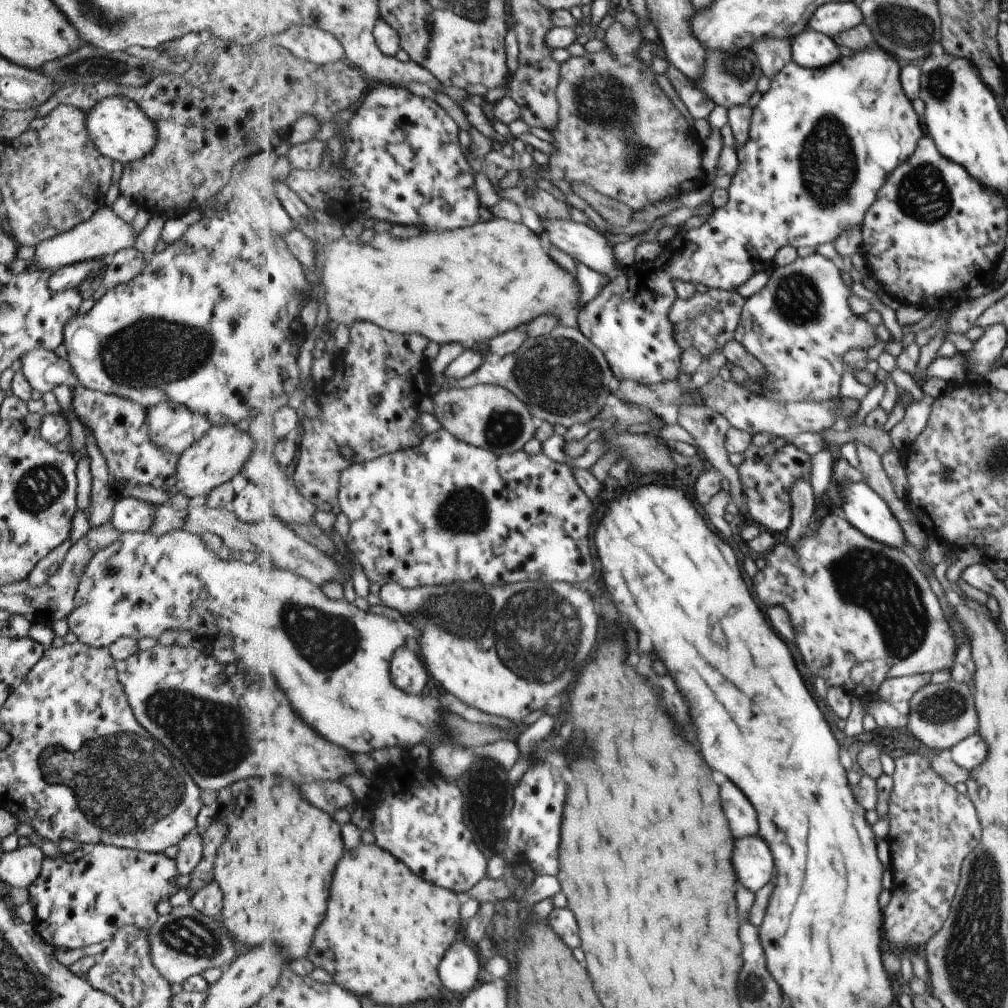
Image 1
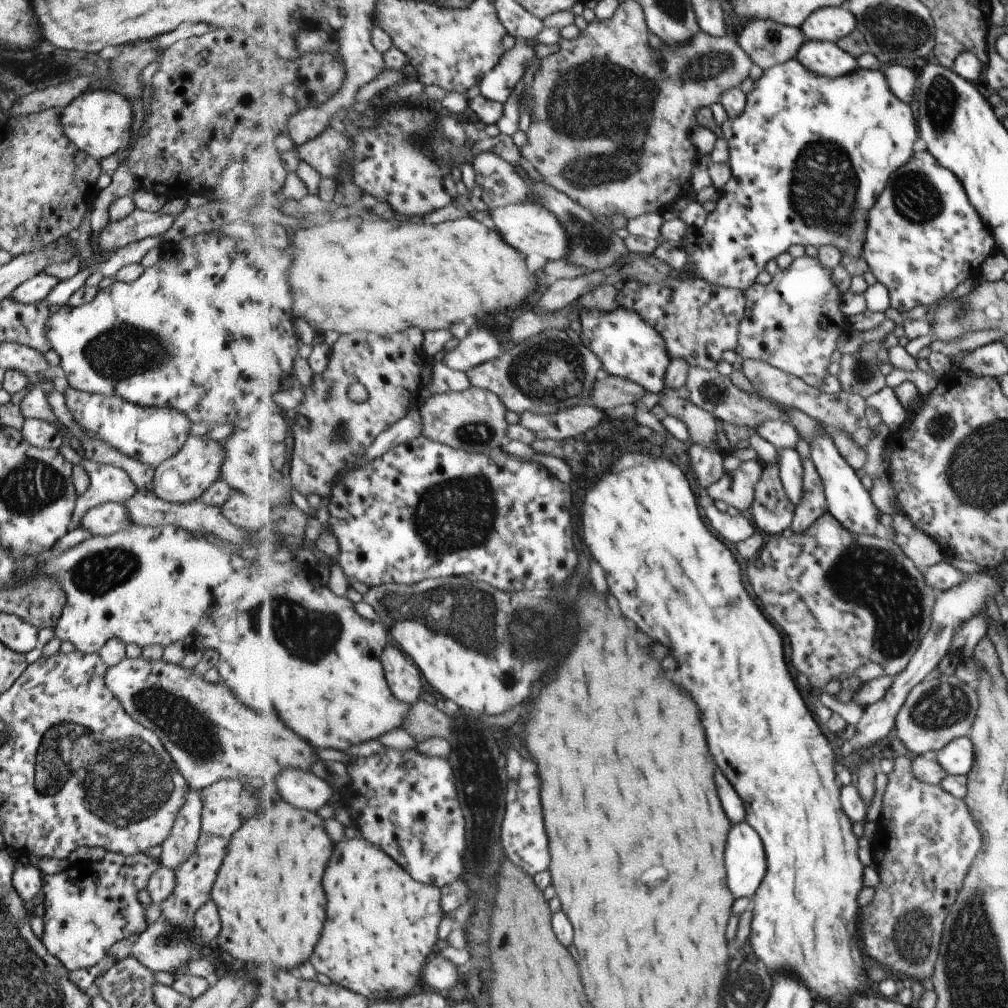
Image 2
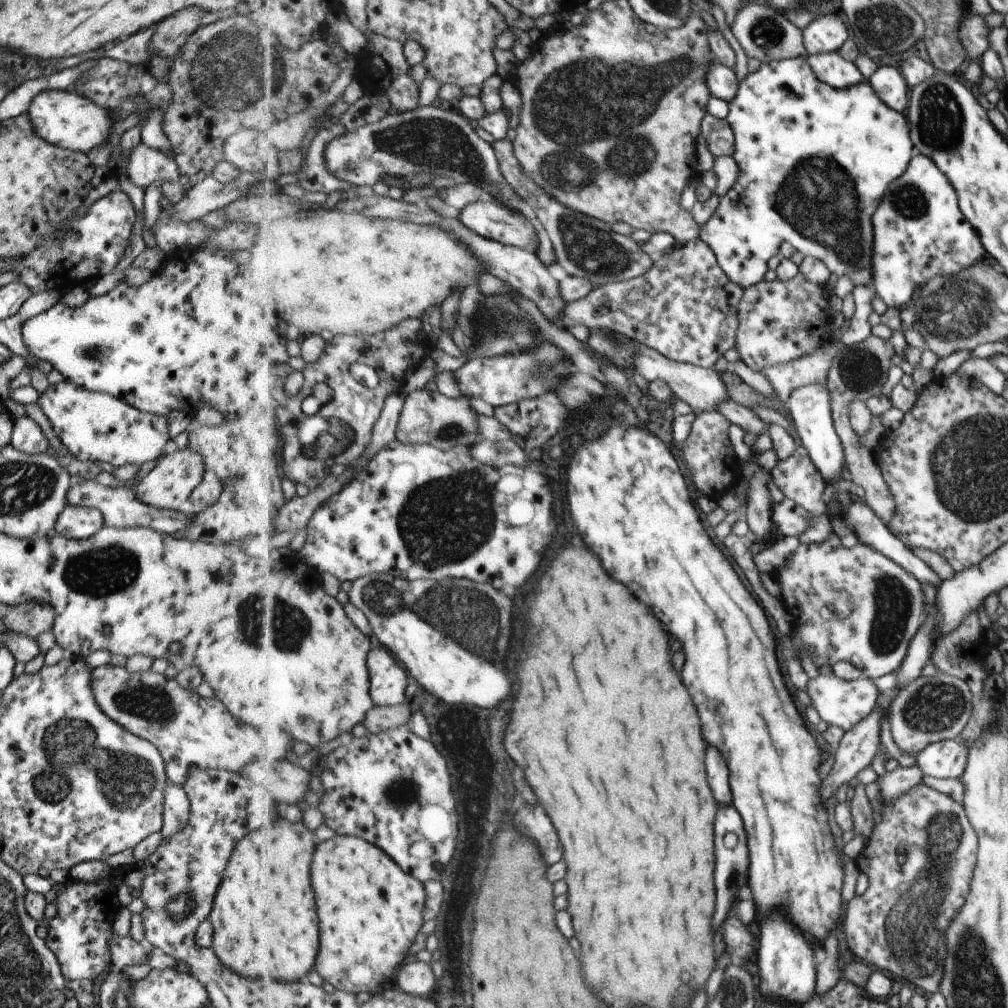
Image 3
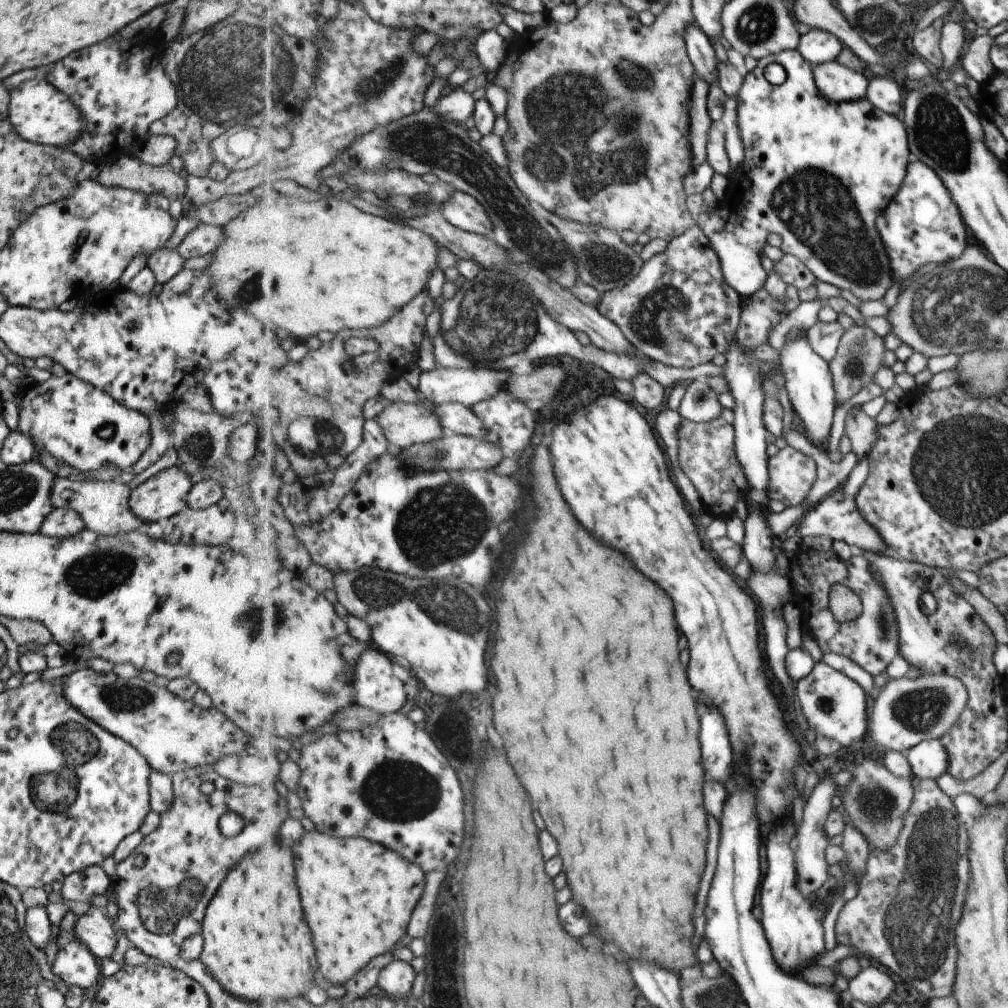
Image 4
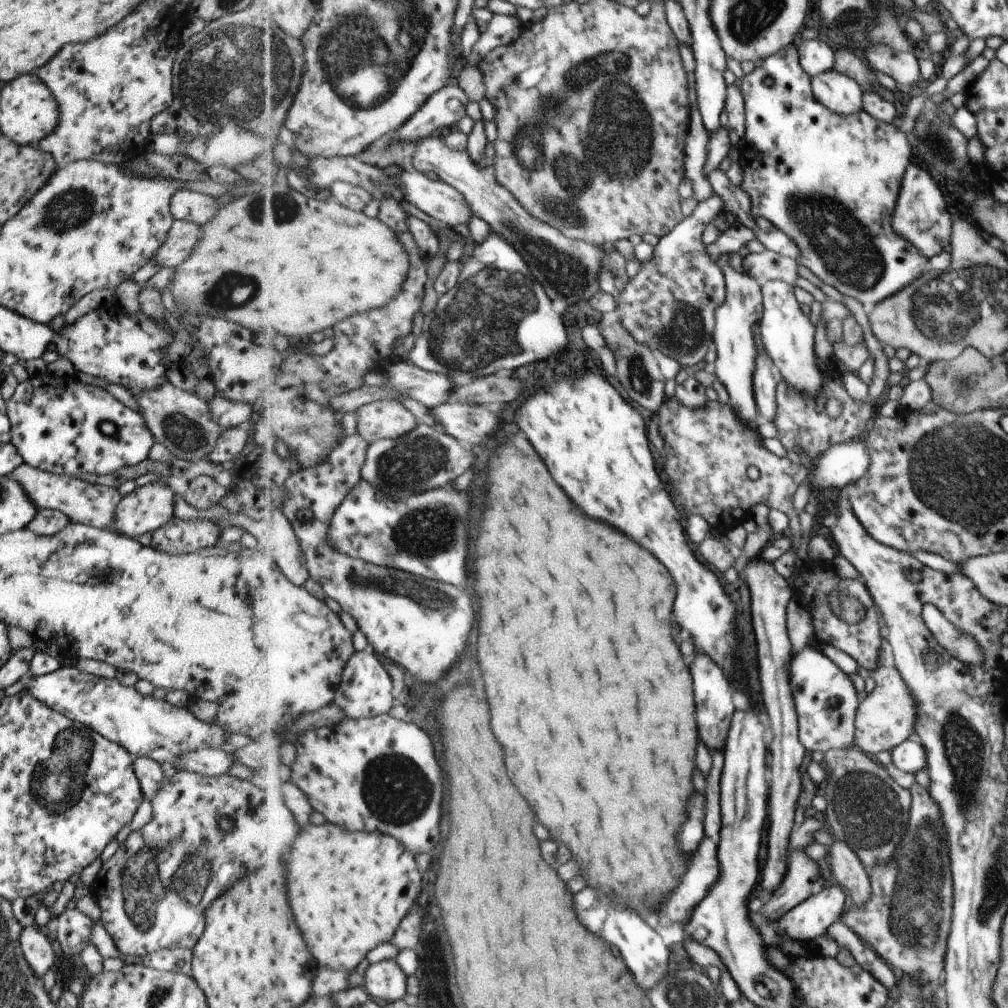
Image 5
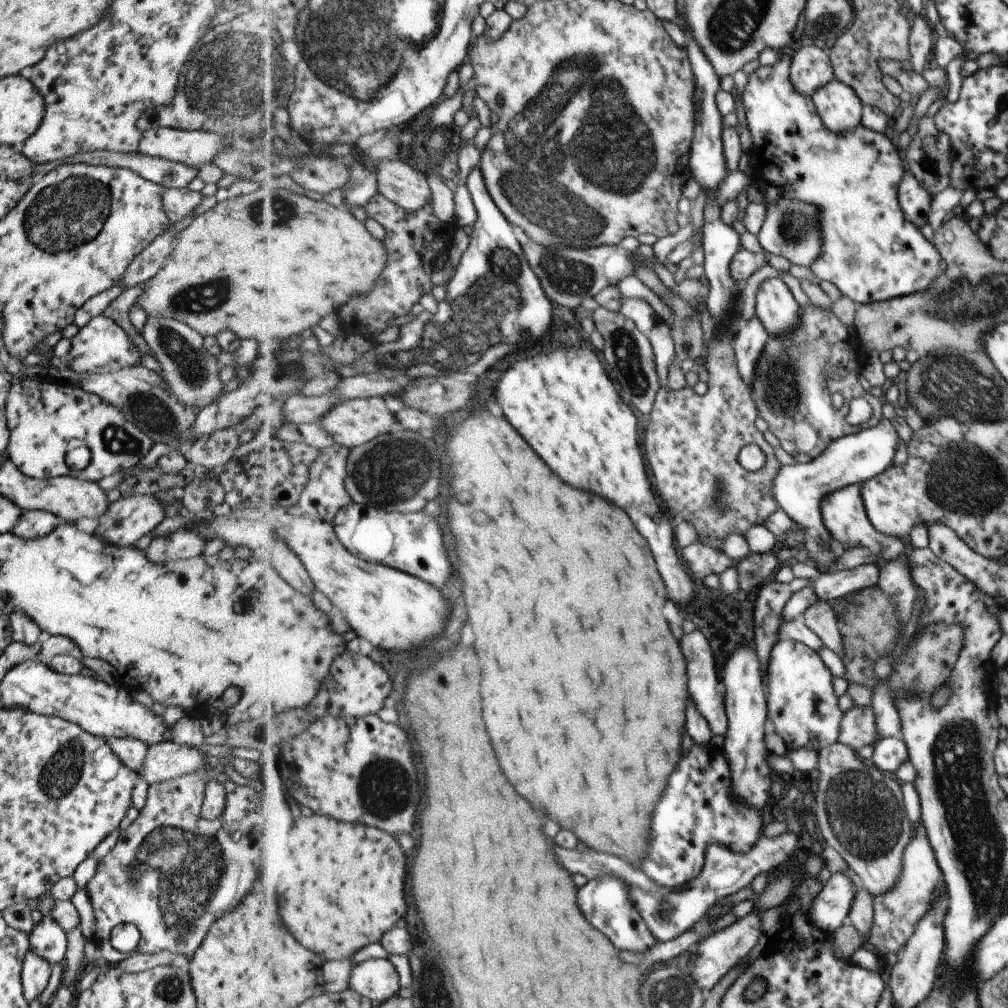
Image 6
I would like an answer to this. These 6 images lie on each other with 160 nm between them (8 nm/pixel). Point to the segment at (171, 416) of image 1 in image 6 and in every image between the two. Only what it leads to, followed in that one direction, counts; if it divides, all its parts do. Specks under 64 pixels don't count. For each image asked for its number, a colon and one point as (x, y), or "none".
2: (149, 435)
3: (96, 427)
4: (85, 428)
5: (63, 426)
6: (41, 416)

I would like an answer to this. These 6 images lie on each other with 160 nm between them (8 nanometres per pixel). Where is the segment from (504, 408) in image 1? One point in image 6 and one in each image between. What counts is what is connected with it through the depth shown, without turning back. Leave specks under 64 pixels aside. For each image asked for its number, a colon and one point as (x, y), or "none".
2: (475, 420)
3: (429, 418)
4: (406, 424)
5: (382, 419)
6: (352, 422)

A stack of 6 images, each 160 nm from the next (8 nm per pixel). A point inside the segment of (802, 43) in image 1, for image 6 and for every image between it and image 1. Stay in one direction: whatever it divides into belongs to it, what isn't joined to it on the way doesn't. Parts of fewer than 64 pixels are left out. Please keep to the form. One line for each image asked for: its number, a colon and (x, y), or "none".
2: (827, 59)
3: (831, 68)
4: (840, 83)
5: (841, 93)
6: (841, 108)

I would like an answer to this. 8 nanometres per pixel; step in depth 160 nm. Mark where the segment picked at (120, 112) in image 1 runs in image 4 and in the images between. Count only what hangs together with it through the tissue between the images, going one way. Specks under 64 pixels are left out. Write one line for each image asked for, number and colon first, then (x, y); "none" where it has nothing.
2: (98, 123)
3: (63, 118)
4: (41, 114)

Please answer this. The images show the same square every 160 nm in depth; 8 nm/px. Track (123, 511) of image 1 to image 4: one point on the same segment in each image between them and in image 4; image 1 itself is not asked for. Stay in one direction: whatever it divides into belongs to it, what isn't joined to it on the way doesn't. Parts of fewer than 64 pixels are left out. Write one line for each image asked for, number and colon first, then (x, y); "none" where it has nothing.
2: (104, 519)
3: (73, 522)
4: (61, 523)

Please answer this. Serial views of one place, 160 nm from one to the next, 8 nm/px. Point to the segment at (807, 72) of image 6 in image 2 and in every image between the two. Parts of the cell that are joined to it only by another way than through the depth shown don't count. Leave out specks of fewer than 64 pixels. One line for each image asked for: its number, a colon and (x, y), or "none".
2: (831, 24)
3: (827, 34)
4: (818, 46)
5: (817, 56)

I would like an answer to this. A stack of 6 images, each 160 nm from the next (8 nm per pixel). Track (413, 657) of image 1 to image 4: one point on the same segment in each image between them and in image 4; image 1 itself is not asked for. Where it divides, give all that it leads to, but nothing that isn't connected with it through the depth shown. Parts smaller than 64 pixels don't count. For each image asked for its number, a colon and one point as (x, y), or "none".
2: (402, 675)
3: (389, 681)
4: (378, 688)

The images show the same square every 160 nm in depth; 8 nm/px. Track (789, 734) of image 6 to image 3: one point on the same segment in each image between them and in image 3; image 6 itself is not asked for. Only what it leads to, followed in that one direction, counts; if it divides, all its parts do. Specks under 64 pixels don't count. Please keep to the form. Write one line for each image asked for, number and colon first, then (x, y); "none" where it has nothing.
3: (841, 703)
4: (835, 706)
5: (827, 702)

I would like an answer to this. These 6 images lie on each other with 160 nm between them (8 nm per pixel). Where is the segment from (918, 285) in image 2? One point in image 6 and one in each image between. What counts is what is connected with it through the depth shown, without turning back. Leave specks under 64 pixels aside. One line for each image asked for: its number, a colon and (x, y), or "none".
3: (919, 232)
4: (921, 225)
5: (921, 217)
6: (914, 197)

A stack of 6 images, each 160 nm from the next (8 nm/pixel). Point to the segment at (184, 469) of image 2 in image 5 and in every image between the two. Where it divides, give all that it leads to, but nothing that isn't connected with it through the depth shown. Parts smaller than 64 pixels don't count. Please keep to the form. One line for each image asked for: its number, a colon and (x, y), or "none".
3: (169, 483)
4: (162, 495)
5: (145, 508)

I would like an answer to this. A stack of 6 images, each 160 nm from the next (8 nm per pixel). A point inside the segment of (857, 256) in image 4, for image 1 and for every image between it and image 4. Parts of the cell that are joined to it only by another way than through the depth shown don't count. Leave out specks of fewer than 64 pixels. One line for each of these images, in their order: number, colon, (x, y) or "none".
1: (823, 143)
2: (798, 152)
3: (815, 162)

